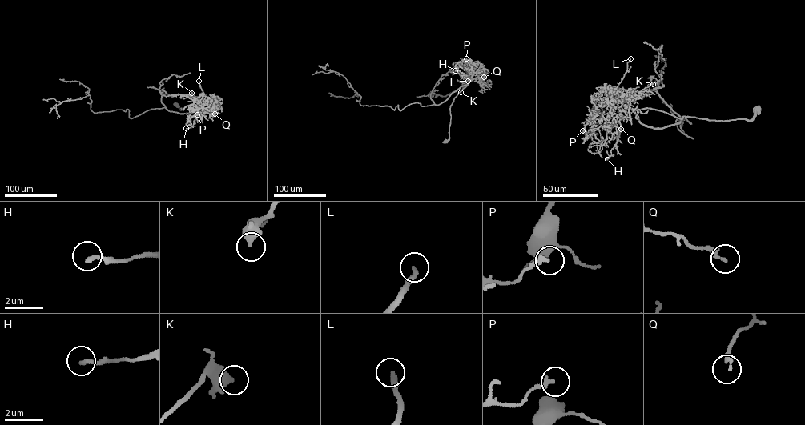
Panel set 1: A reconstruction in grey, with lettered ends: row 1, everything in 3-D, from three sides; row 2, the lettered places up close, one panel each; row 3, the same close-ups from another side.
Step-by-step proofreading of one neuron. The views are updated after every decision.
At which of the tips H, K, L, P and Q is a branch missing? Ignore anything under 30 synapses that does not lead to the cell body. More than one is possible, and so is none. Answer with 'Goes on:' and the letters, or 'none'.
Goes on: L

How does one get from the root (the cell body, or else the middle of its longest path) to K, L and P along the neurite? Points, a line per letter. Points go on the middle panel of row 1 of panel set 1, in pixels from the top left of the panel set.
K: (445, 142), (448, 138), (450, 106), (468, 83), (468, 75), (468, 81), (460, 92)
L: (445, 142), (448, 138), (450, 106), (457, 94), (476, 77), (476, 70), (473, 70), (468, 81)
P: (445, 142), (448, 138), (450, 106), (457, 94), (477, 76), (472, 63), (467, 64), (462, 61), (466, 58)

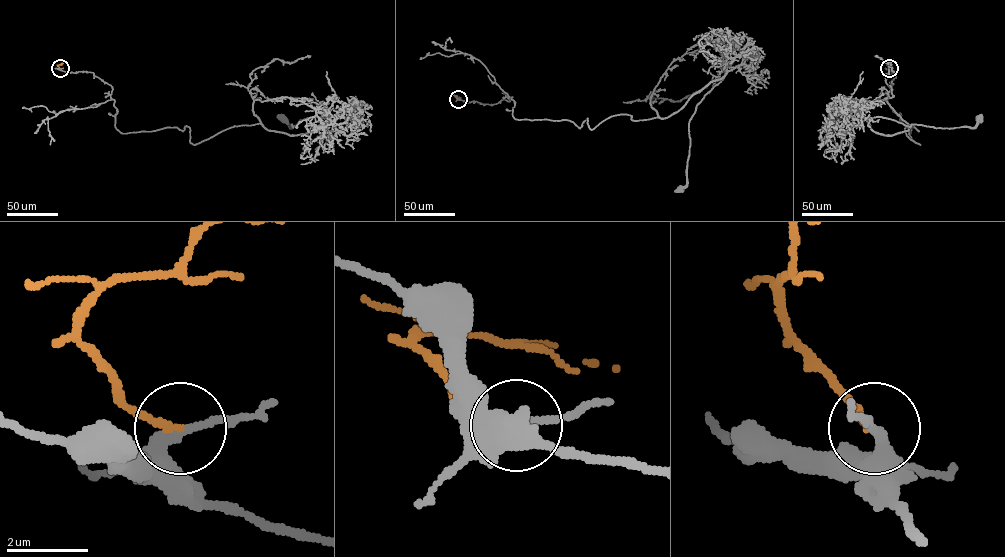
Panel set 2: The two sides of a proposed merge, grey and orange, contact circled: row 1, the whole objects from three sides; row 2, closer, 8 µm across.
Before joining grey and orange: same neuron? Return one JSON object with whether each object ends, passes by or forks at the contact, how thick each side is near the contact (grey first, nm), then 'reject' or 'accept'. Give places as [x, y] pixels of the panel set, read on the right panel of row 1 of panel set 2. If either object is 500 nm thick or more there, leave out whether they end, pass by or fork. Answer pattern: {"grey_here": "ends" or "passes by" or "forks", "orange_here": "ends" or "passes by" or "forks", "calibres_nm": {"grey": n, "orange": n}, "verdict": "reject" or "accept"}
{"grey_here": "passes by", "orange_here": "ends", "calibres_nm": {"grey": 280, "orange": 150}, "verdict": "reject"}

